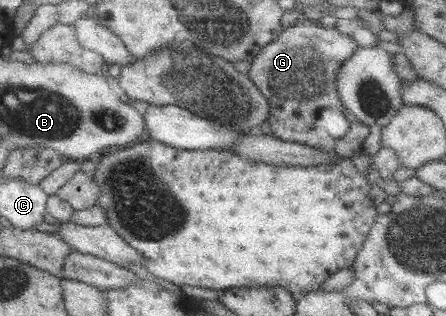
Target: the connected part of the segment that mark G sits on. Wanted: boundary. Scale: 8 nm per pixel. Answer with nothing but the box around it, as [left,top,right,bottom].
[248,18,370,157]

